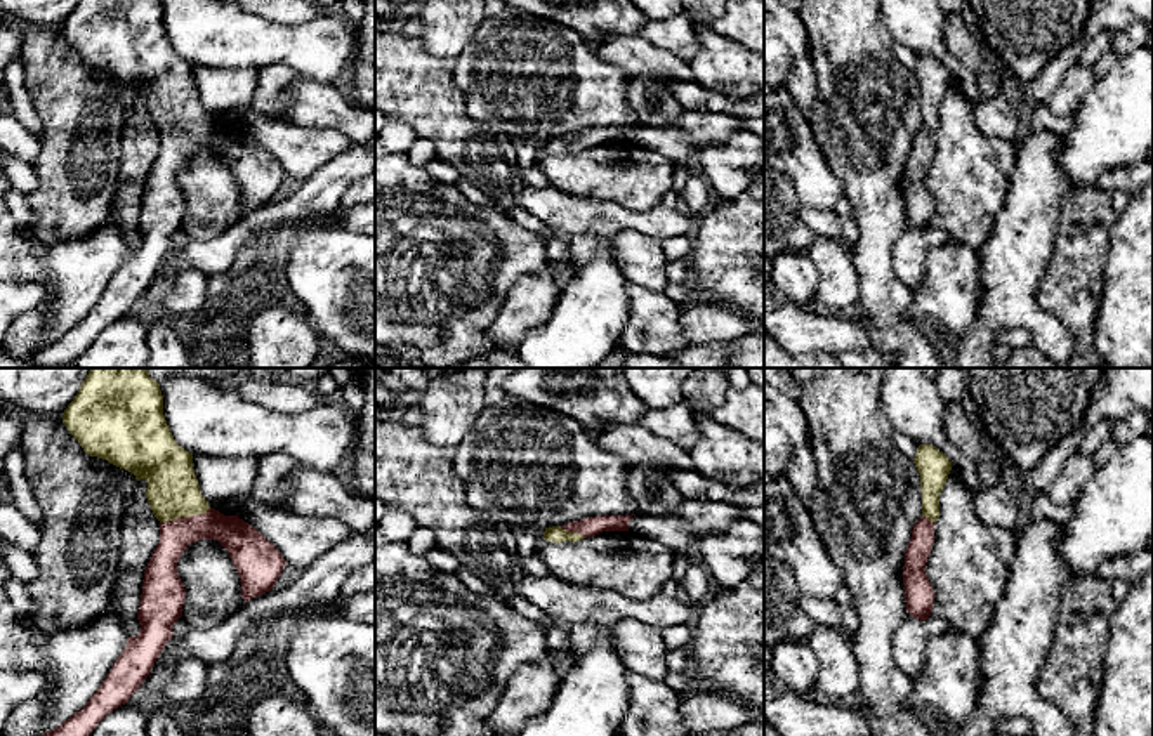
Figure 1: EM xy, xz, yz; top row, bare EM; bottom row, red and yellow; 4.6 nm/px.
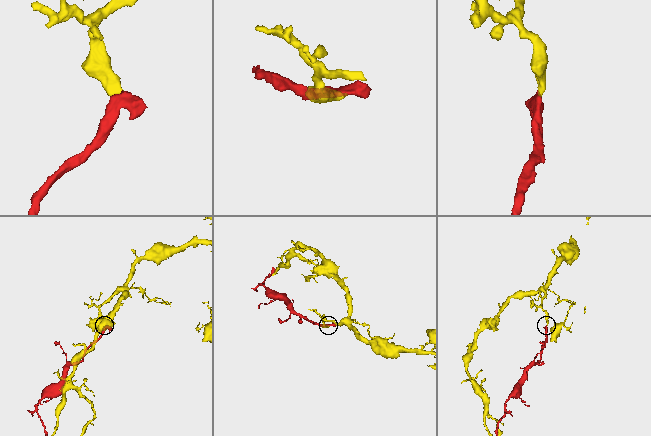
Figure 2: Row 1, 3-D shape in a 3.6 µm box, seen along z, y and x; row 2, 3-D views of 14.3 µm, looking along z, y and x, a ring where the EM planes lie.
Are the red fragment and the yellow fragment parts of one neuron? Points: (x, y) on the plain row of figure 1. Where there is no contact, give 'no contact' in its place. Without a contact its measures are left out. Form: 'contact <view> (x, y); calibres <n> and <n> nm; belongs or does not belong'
contact xy (184, 129); calibres 160 and 240 nm; belongs

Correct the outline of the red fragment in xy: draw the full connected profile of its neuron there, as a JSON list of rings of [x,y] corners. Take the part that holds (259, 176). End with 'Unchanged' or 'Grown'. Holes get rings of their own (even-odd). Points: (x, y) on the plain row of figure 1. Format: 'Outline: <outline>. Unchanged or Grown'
Outline: [[[80,0],[61,30],[87,66],[108,71],[132,83],[137,92],[148,94],[146,109],[160,132],[160,153],[144,182],[137,222],[139,245],[127,248],[125,260],[87,316],[26,358],[36,368],[75,365],[96,337],[109,323],[125,316],[151,285],[155,273],[174,246],[174,234],[182,226],[186,200],[177,186],[177,174],[191,154],[208,149],[217,151],[227,161],[240,186],[245,214],[269,203],[287,175],[280,161],[255,139],[238,127],[224,127],[208,116],[193,80],[193,64],[175,54],[167,36],[160,0]]]. Grown

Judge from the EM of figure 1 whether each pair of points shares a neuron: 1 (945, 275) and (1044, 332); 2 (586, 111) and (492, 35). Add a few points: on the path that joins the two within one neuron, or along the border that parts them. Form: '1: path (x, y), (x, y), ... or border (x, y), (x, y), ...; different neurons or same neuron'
1: border (980, 254), (980, 304), (975, 322), (964, 334); different neurons
2: path (563, 89), (537, 78), (514, 58); same neuron

